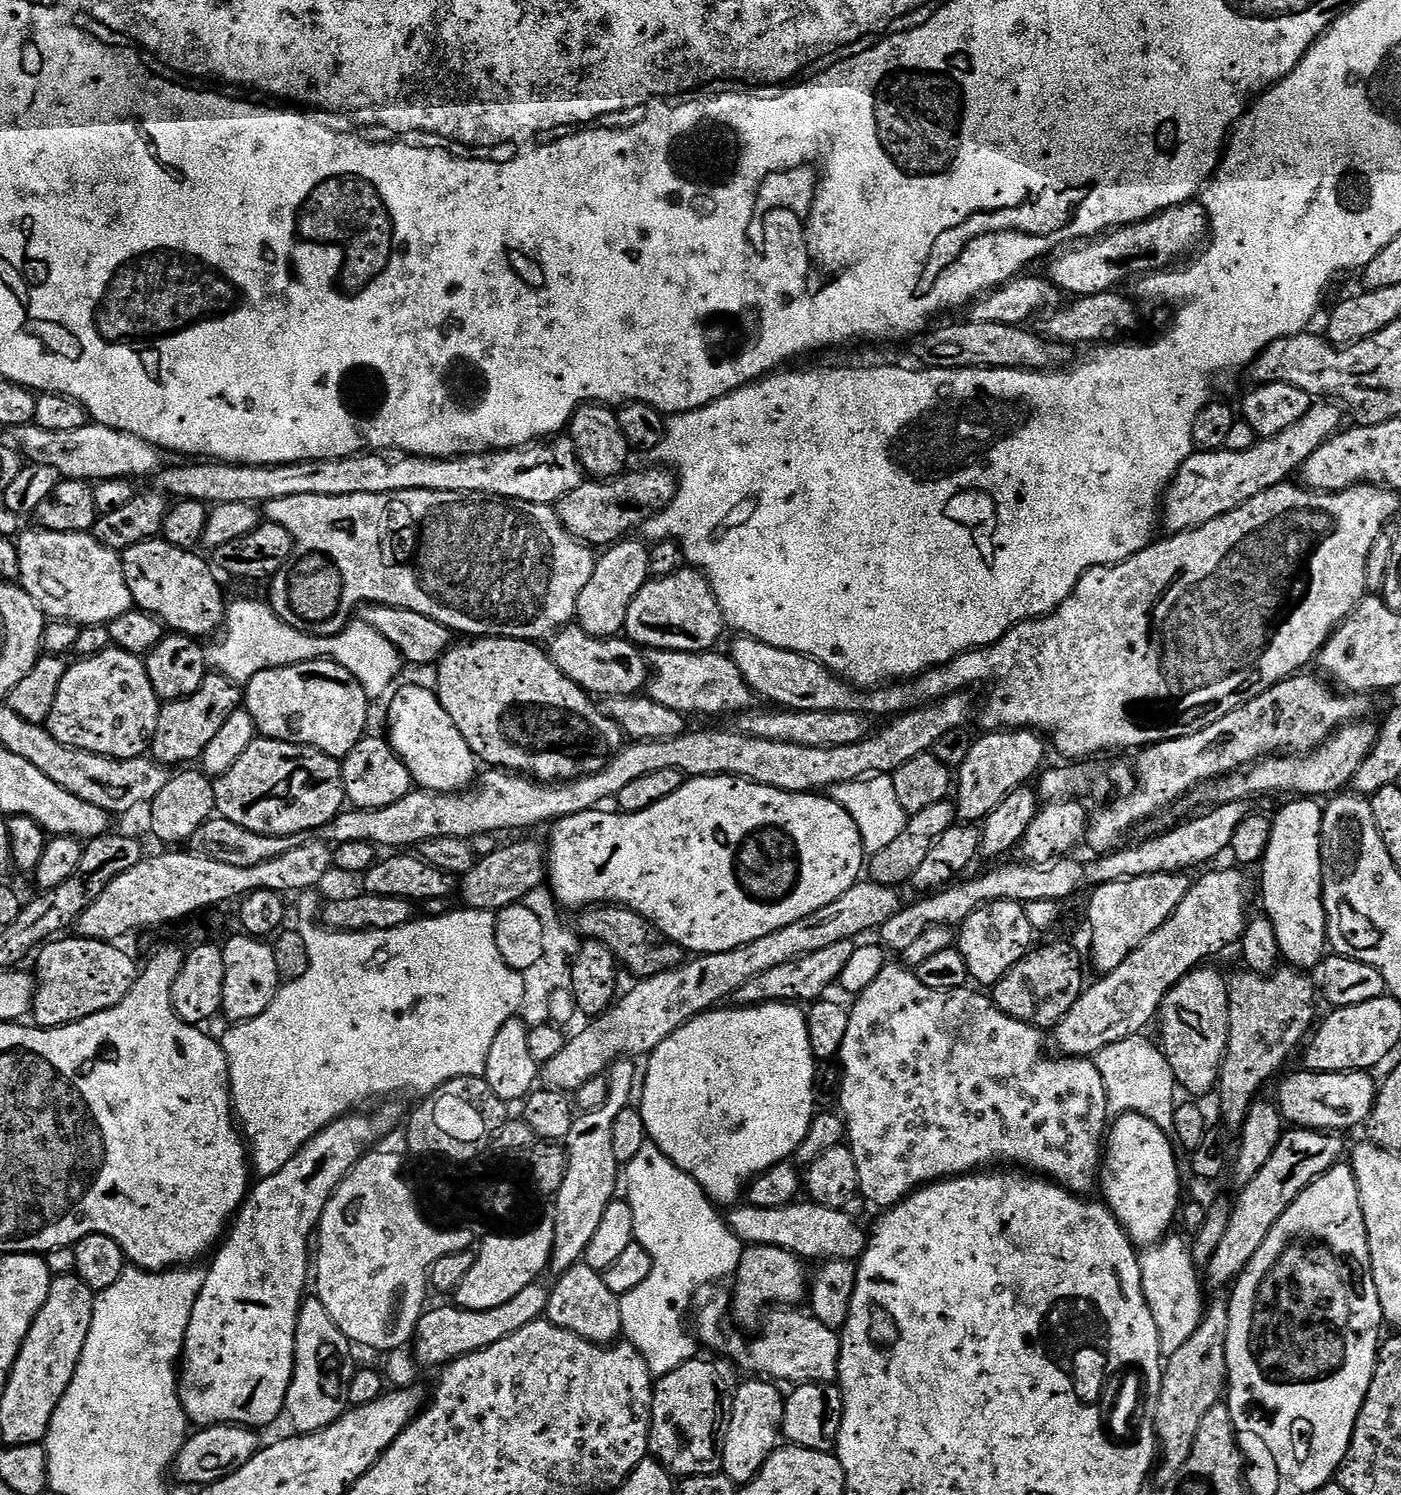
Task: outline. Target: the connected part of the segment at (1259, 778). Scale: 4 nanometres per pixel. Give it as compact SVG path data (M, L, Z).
M1370 720L1347 724L1336 729L1330 739L1305 756L1273 754L1249 765L1245 772L1228 773L1213 785L1214 800L1219 804L1248 800L1252 794L1286 792L1288 796L1321 798L1332 796L1347 787L1355 772L1371 752L1378 736L1379 727Z

